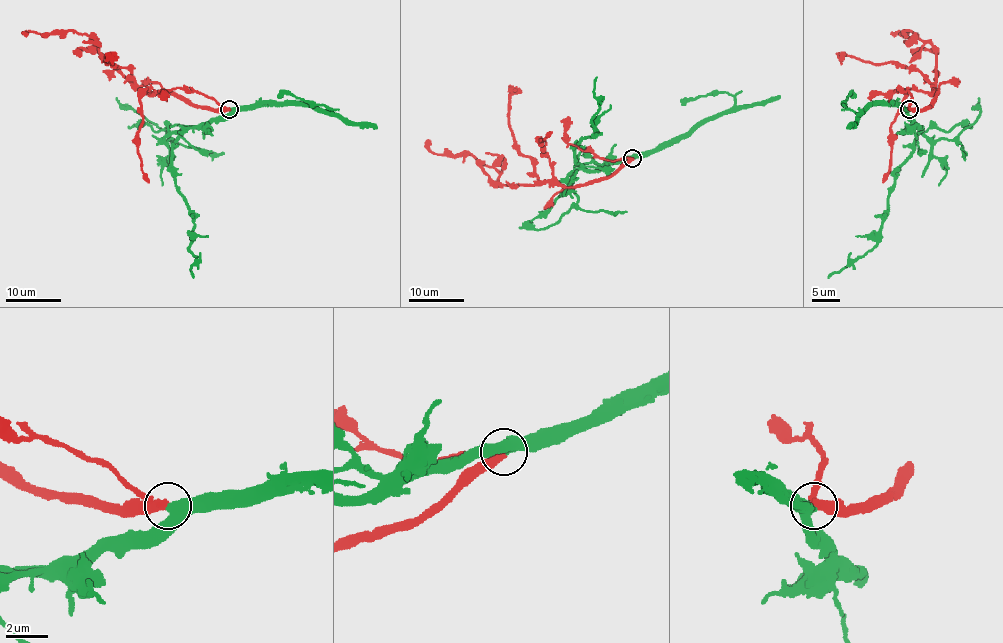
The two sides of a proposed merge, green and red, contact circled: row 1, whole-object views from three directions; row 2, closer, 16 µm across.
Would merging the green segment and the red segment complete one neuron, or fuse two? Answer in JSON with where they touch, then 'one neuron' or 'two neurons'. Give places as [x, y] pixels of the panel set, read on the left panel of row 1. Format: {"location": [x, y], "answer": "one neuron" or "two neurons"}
{"location": [229, 109], "answer": "one neuron"}

